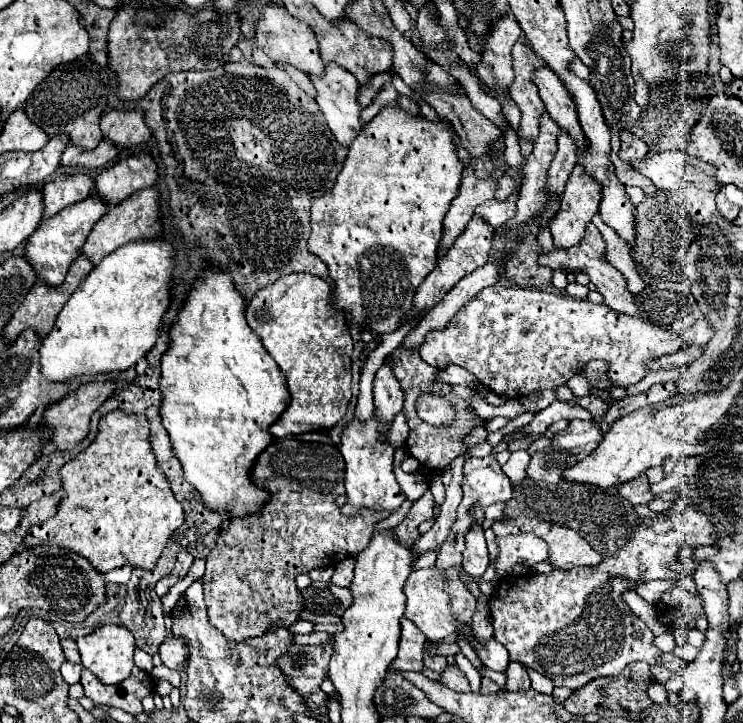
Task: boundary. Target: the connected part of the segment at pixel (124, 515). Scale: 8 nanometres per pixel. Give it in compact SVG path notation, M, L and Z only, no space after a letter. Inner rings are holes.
M115 410L103 416L99 420L99 432L95 440L89 444L85 452L69 460L61 468L59 476L61 476L61 488L65 494L57 506L57 514L51 520L45 520L29 528L23 540L27 548L41 546L41 544L67 548L83 556L85 560L89 560L91 566L101 574L127 564L133 568L151 570L157 564L171 534L185 522L181 520L183 506L175 500L169 488L169 482L157 468L157 460L149 444L149 422L141 414L129 416L121 410Z

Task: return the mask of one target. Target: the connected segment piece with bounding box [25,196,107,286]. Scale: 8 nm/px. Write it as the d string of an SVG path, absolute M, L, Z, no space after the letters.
M89 196L69 208L65 208L61 214L43 220L37 230L29 236L27 244L25 244L25 260L31 264L37 282L47 284L47 286L59 286L65 280L65 272L69 268L69 264L79 256L81 246L85 244L93 224L105 214L107 206L101 204L101 200L97 200L97 196Z

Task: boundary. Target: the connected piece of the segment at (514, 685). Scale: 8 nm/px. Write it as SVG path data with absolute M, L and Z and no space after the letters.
M509 662L509 668L507 668L505 676L507 676L507 690L511 690L511 692L531 688L529 676L527 676L525 668L521 668L519 662Z

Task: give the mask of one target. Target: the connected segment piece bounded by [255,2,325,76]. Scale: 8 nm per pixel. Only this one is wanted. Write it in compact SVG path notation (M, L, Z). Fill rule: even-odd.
M271 2L271 8L265 8L265 12L261 14L261 18L255 22L257 24L257 46L277 64L289 64L295 66L297 70L309 74L309 76L323 76L325 74L325 66L321 60L321 52L317 48L317 40L311 32L309 26L305 26L303 22L299 22L297 18L293 18L285 8L277 8Z

